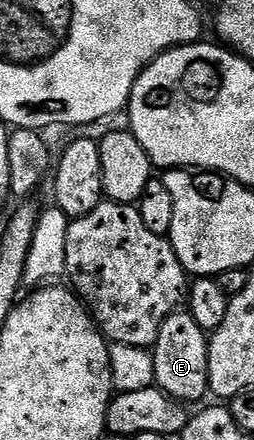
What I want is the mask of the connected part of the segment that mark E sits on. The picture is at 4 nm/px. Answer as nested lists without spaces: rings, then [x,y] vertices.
[[[178,310],[168,316],[159,330],[159,338],[152,348],[154,383],[162,392],[184,404],[199,401],[209,392],[209,341],[202,329],[187,310]]]

